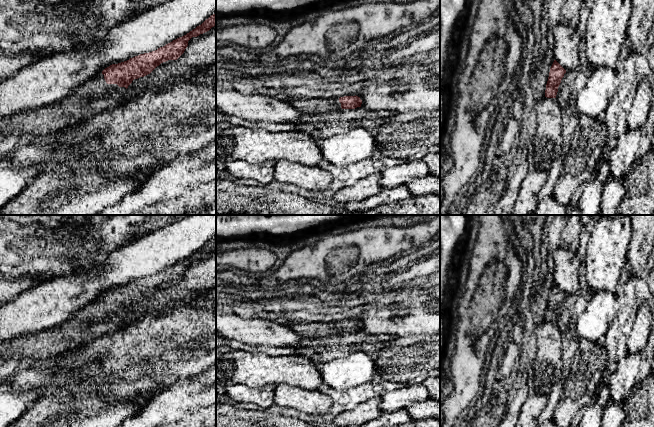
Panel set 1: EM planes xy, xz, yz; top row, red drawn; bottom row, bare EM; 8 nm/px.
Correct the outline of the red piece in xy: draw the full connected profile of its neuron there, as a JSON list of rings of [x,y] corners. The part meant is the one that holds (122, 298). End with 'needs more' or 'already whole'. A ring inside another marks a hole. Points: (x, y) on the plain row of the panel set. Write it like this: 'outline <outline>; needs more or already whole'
outline [[[216,238],[211,239],[201,249],[155,275],[140,278],[127,285],[112,288],[95,303],[89,304],[74,313],[66,322],[69,325],[94,324],[109,321],[119,311],[126,313],[134,303],[150,298],[157,290],[168,284],[177,284],[188,270],[192,261],[209,255],[216,249]]]; needs more

